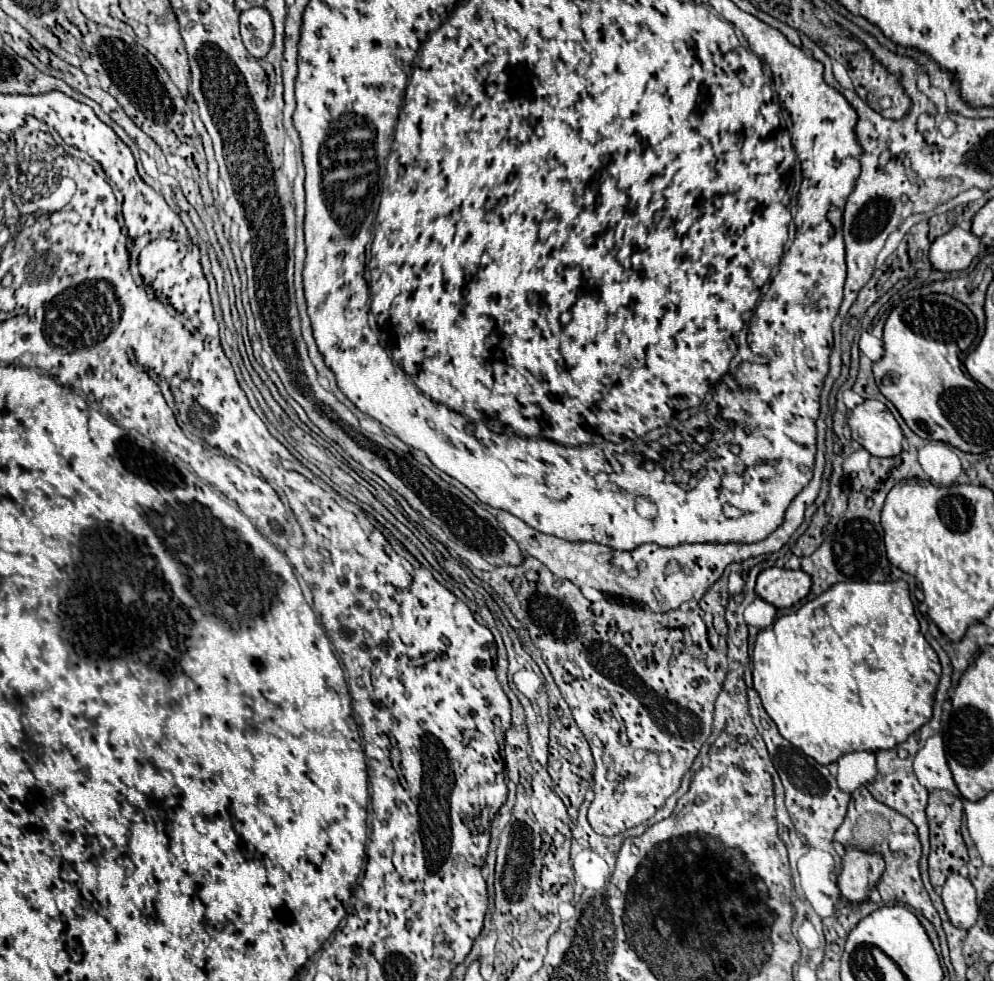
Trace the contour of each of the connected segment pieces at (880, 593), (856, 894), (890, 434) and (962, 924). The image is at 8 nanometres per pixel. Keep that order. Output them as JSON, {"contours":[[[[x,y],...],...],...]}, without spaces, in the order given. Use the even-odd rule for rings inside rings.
{"contours":[[[[898,580],[898,582],[878,582],[878,584],[870,584],[870,582],[838,582],[838,584],[830,586],[818,598],[808,600],[806,604],[802,604],[796,612],[780,616],[774,622],[772,628],[760,630],[758,638],[756,638],[756,644],[754,644],[754,652],[752,652],[752,664],[754,664],[754,668],[752,668],[754,690],[758,692],[764,710],[776,722],[780,734],[790,744],[800,748],[806,756],[814,758],[818,764],[836,762],[840,756],[844,756],[848,752],[856,752],[856,750],[876,752],[876,750],[894,748],[900,742],[904,742],[910,734],[914,734],[920,726],[924,726],[932,718],[934,694],[936,694],[938,680],[940,680],[938,656],[932,650],[932,646],[926,642],[922,632],[920,632],[918,620],[914,616],[914,604],[910,600],[908,584],[904,580]]],[[[848,848],[842,862],[842,872],[838,876],[838,888],[848,902],[852,904],[864,902],[870,890],[880,880],[882,872],[884,872],[884,860],[878,854]]],[[[864,400],[848,418],[852,438],[872,456],[898,456],[902,452],[902,430],[892,412],[878,400]]],[[[952,872],[942,886],[942,902],[948,912],[950,922],[956,928],[968,930],[978,918],[978,904],[976,904],[976,890],[966,876]]]]}

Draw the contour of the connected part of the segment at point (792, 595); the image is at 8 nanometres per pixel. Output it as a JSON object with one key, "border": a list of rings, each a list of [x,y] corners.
{"border":[[[768,568],[758,574],[756,594],[776,608],[792,608],[808,596],[810,586],[812,578],[804,570]]]}

